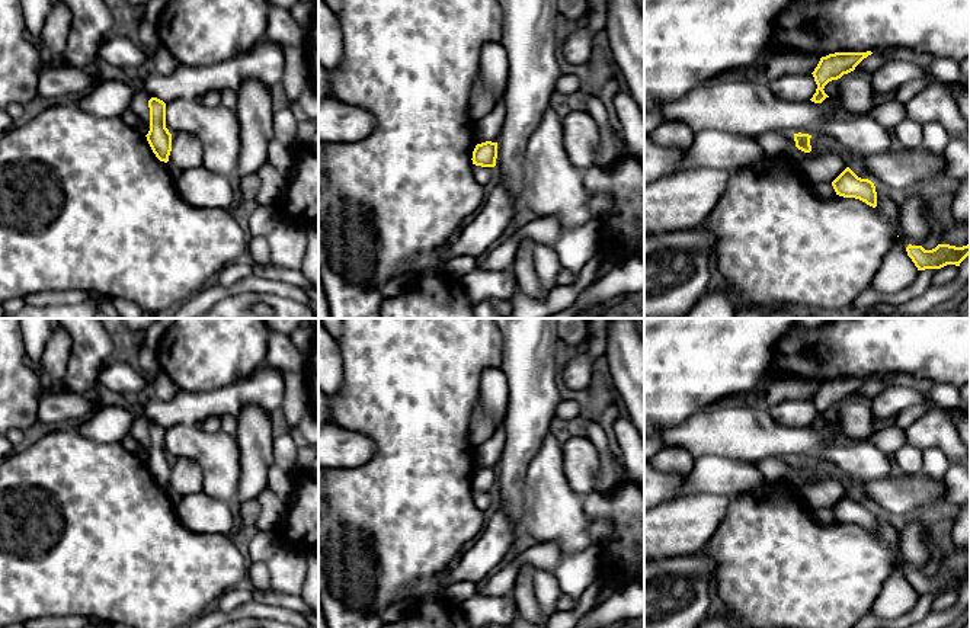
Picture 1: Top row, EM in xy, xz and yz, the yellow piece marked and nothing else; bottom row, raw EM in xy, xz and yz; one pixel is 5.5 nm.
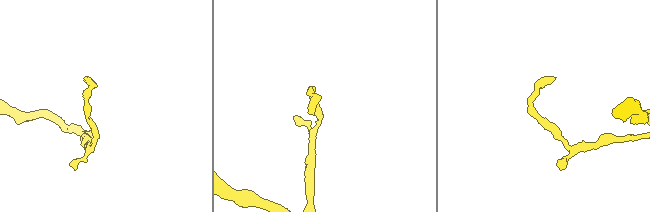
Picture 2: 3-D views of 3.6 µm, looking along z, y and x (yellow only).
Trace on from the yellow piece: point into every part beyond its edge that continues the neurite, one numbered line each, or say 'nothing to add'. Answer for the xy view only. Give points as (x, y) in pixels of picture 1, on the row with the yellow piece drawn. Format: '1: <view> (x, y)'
nothing to add

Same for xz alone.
nothing to add

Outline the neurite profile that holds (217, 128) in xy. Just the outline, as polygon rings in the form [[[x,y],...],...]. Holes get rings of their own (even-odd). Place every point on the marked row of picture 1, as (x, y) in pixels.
[[[176,99],[166,103],[166,128],[186,131],[204,147],[204,166],[212,173],[233,177],[240,156],[240,125],[234,109],[207,106],[201,99]]]

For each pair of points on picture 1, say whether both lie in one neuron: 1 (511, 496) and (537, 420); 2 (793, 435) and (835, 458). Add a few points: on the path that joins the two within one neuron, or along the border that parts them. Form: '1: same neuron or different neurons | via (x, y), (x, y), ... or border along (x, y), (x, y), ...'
1: same neuron | via (511, 477), (514, 461), (524, 439)
2: same neuron | via (803, 442), (825, 454)

